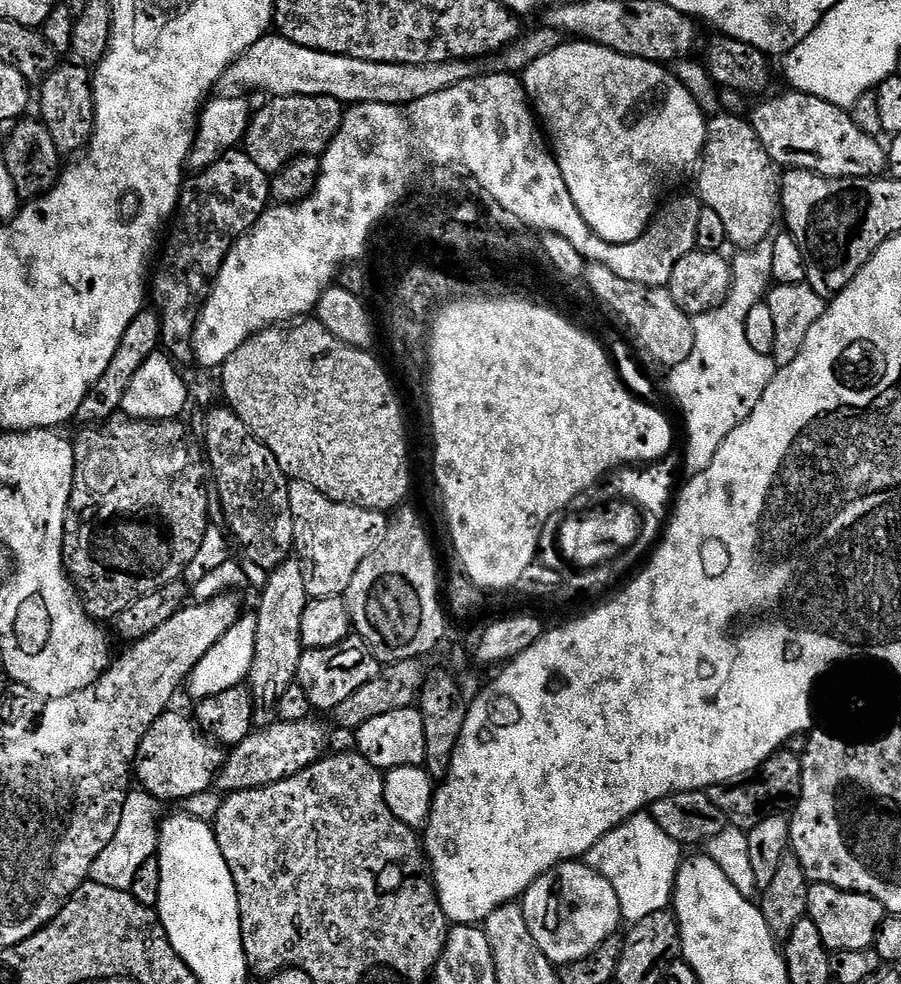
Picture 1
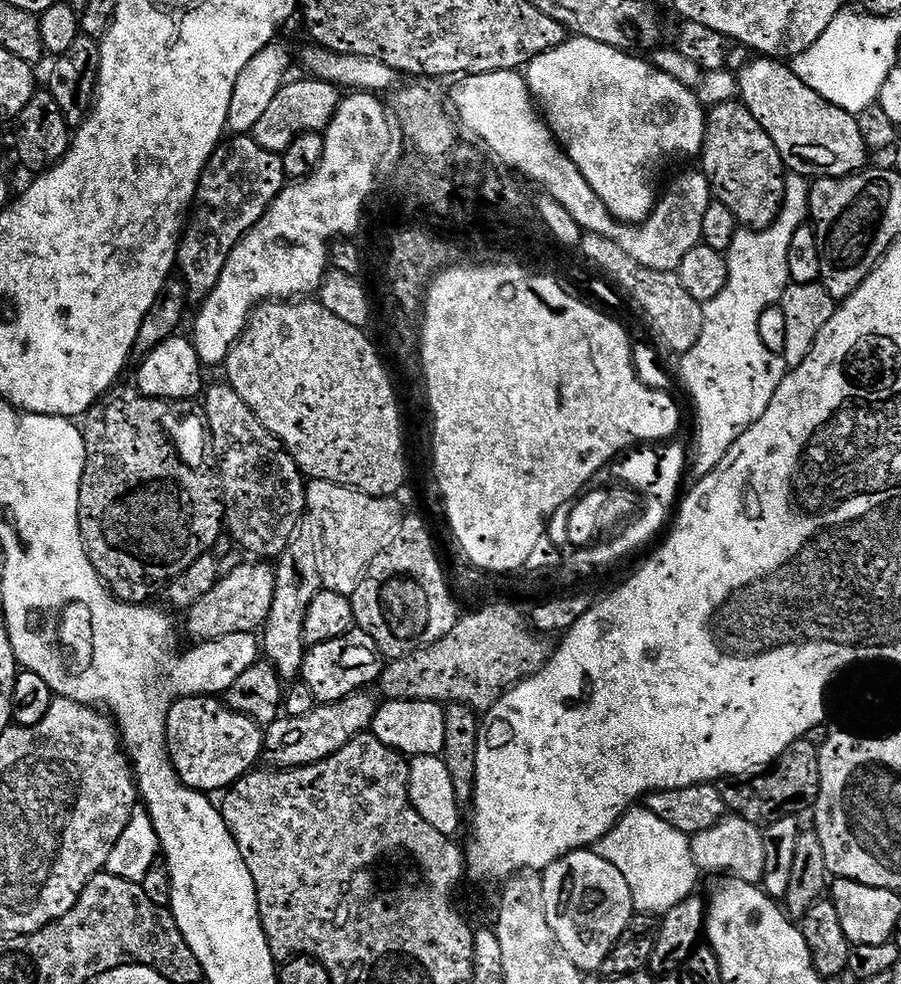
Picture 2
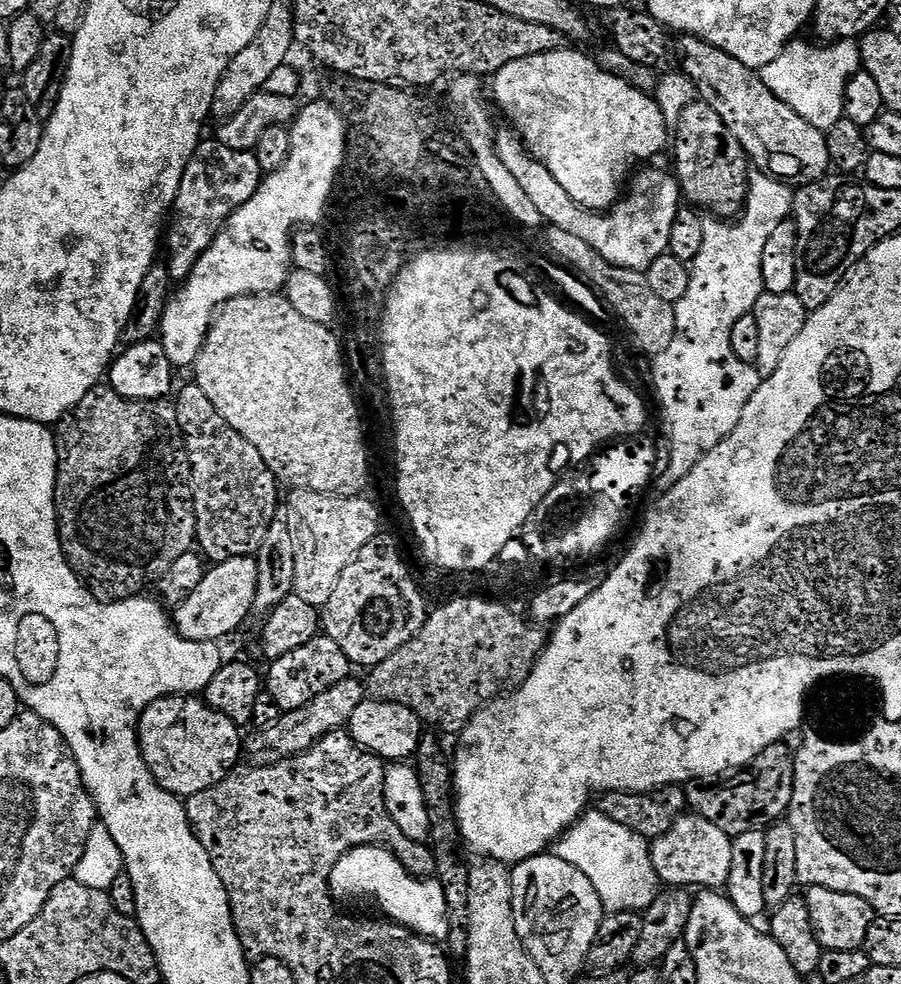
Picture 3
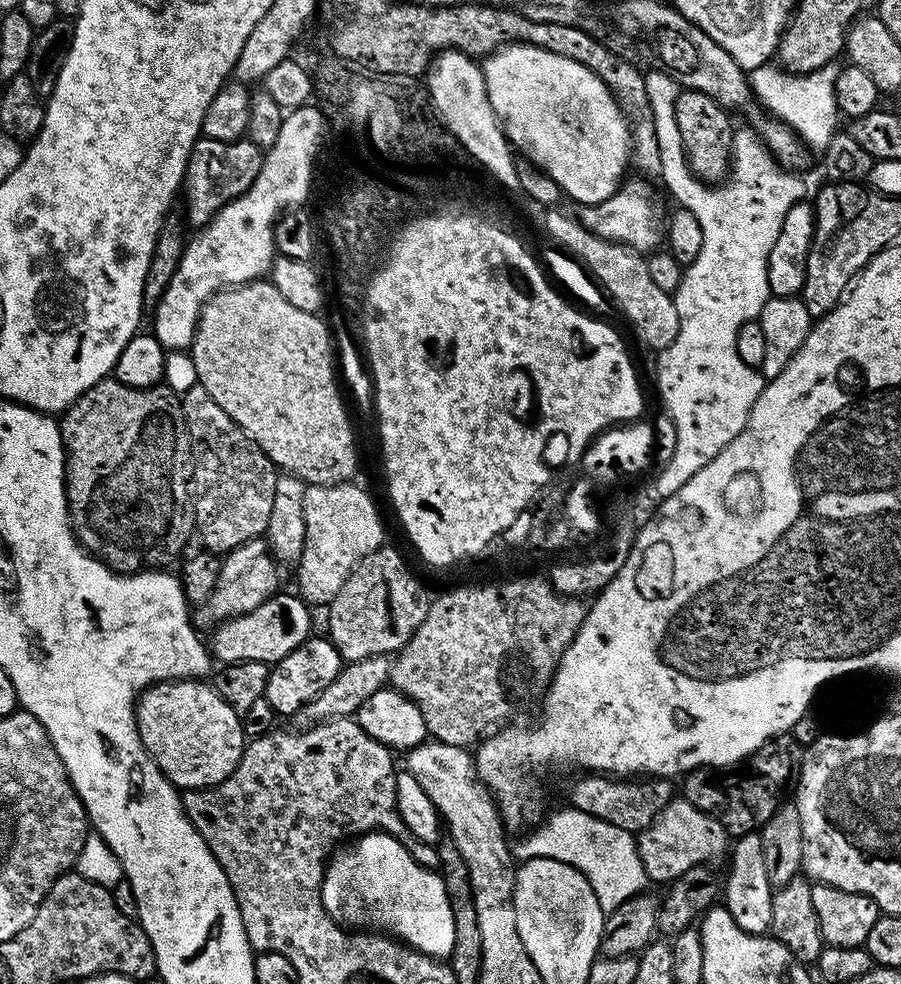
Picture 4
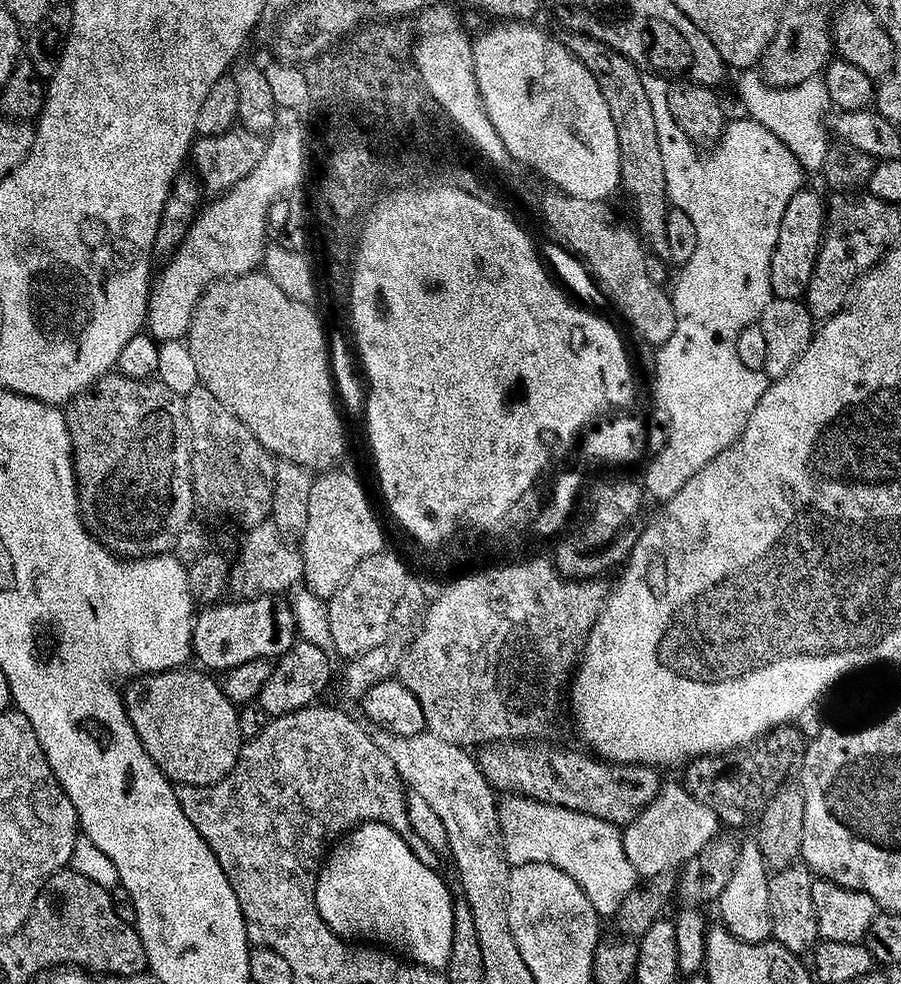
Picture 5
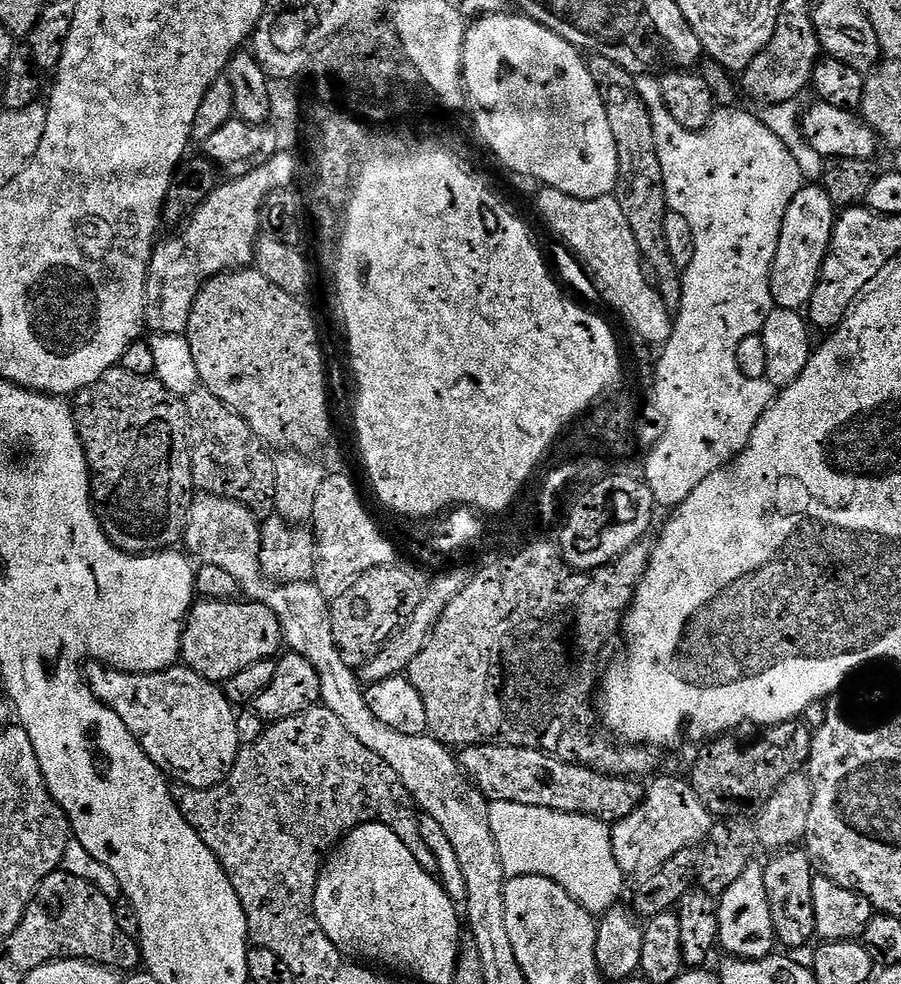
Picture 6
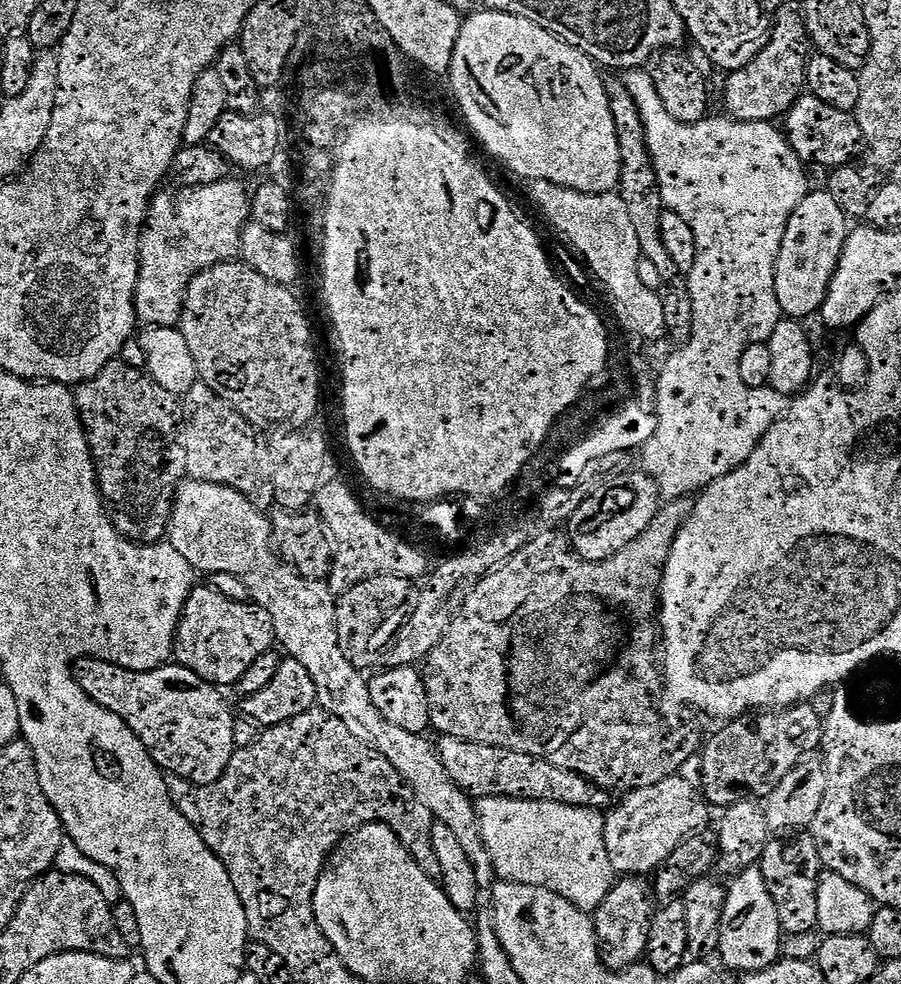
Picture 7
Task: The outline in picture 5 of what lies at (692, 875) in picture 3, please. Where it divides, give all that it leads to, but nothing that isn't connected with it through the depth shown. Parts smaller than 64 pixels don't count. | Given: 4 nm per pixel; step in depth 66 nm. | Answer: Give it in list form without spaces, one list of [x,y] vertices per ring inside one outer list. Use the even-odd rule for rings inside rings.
[[[664,786],[660,797],[630,827],[623,829],[622,835],[626,858],[630,858],[630,866],[634,866],[637,877],[651,878],[683,869],[696,855],[716,842],[721,832],[722,825],[714,810],[702,806],[687,788]]]

